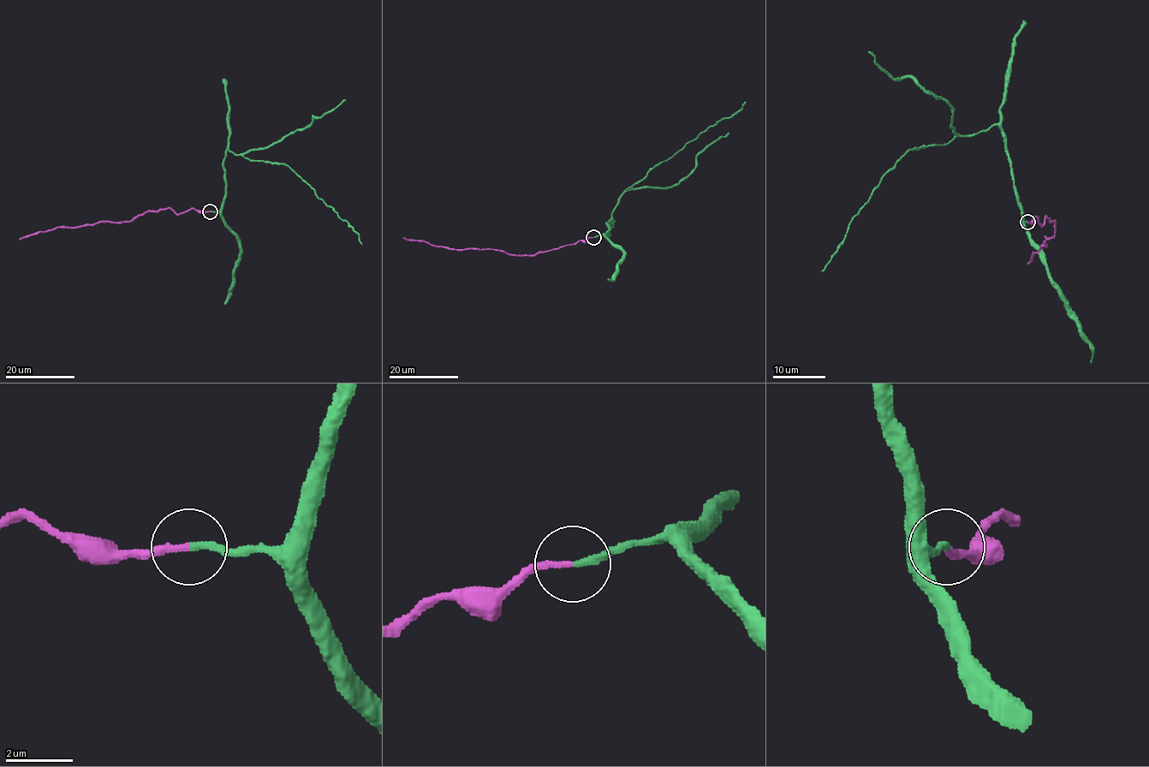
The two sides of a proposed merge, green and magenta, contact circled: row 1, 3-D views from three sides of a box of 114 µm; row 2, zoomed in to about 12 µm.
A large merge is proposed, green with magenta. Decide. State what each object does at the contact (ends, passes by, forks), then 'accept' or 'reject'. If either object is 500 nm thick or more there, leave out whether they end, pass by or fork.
green ends there; magenta ends there; accept

